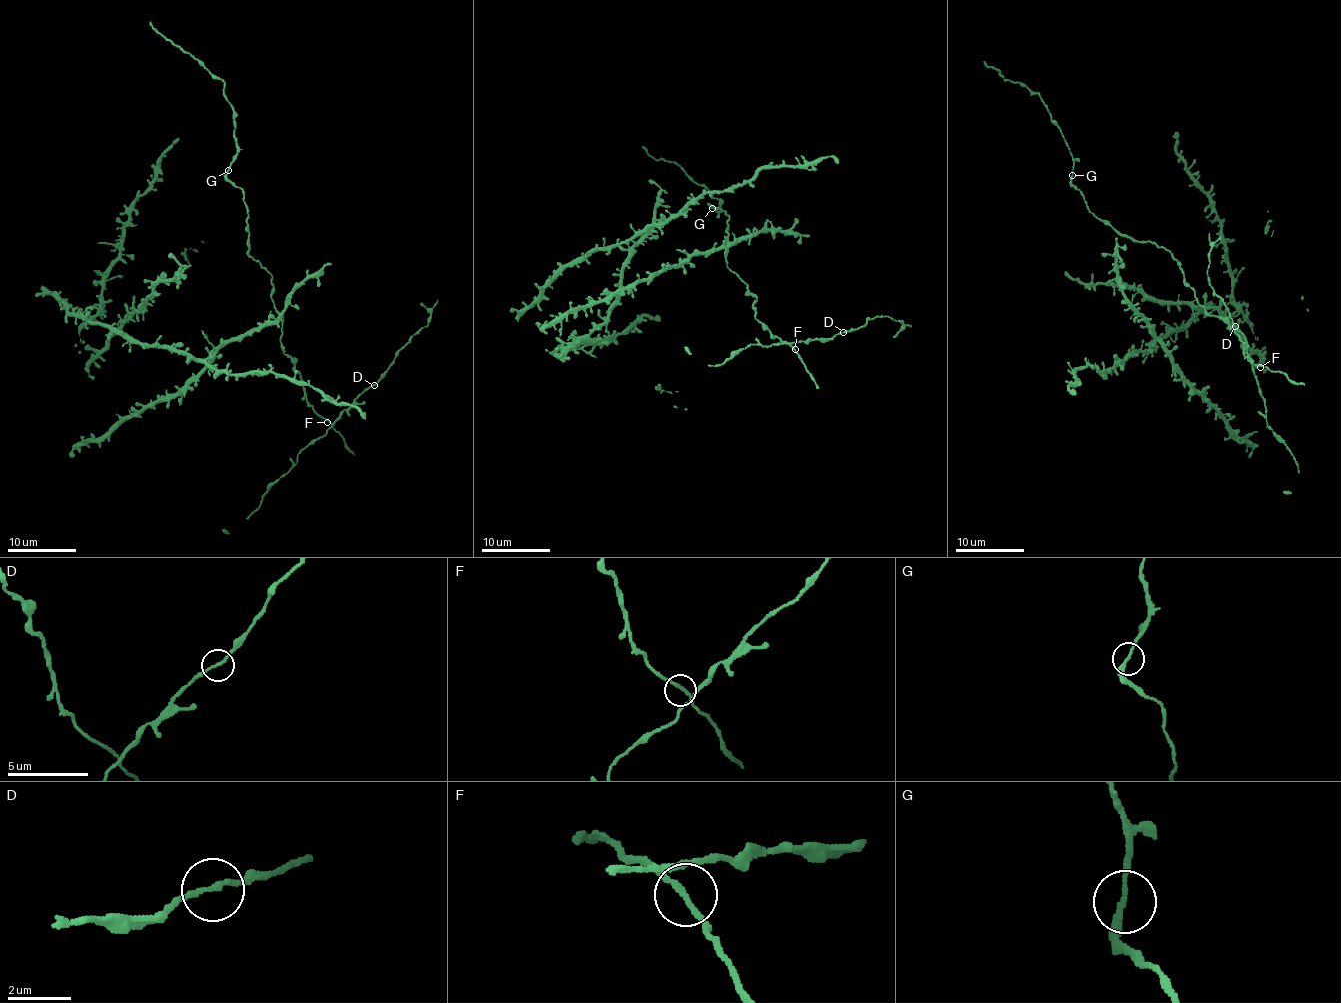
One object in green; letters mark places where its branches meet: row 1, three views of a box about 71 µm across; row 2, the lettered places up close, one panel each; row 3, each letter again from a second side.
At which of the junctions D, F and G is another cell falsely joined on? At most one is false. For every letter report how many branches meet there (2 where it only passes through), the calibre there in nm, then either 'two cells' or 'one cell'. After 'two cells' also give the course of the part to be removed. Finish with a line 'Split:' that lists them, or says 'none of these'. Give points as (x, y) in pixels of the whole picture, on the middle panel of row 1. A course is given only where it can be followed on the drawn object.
D: 2 | 160 nm | one cell
F: 2 | 180 nm | one cell
G: 2 | 180 nm | one cell
Split: none of these

